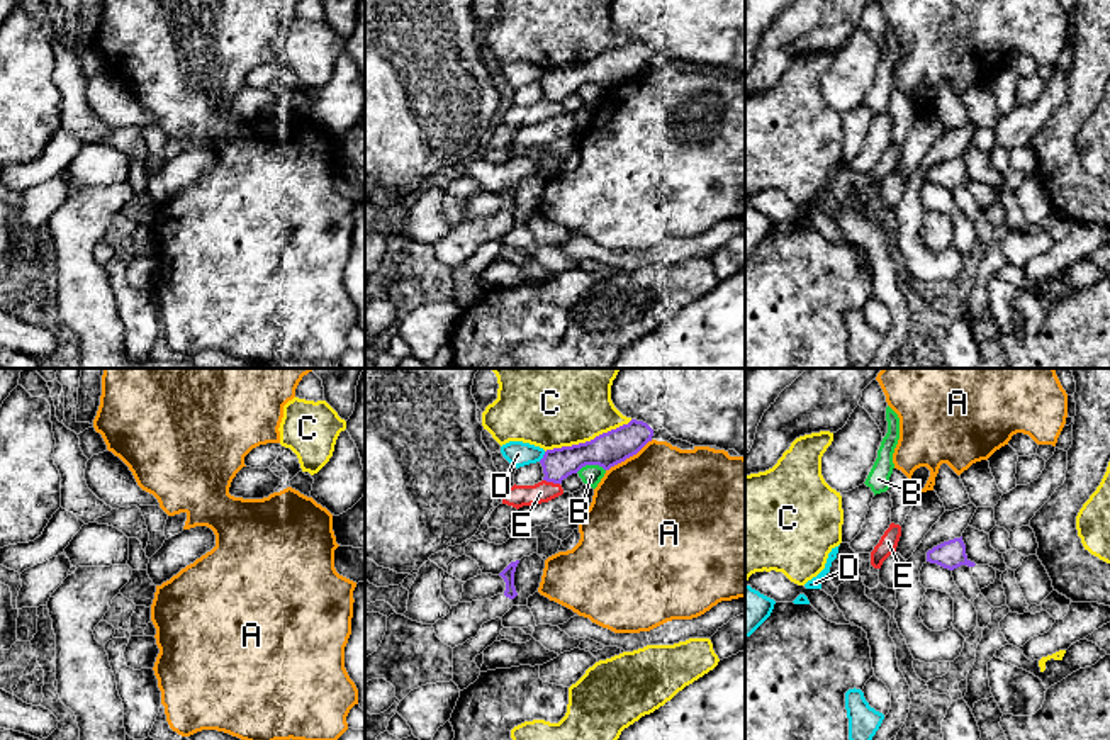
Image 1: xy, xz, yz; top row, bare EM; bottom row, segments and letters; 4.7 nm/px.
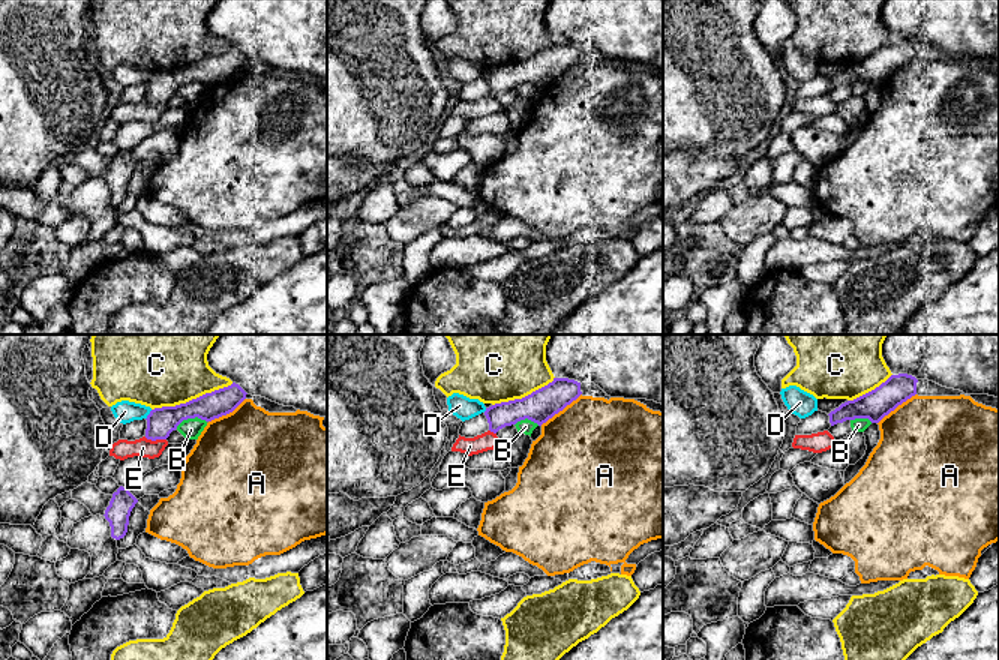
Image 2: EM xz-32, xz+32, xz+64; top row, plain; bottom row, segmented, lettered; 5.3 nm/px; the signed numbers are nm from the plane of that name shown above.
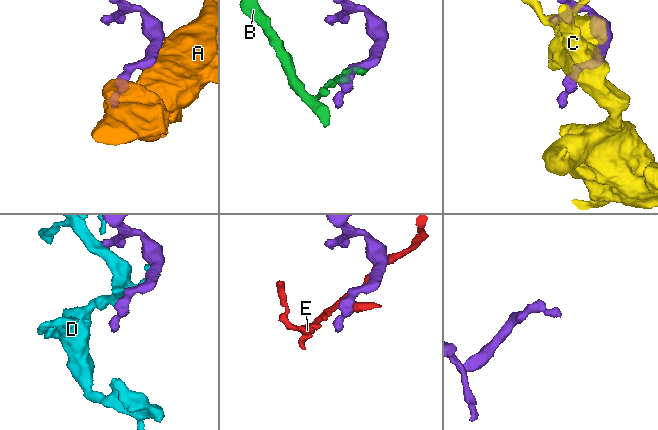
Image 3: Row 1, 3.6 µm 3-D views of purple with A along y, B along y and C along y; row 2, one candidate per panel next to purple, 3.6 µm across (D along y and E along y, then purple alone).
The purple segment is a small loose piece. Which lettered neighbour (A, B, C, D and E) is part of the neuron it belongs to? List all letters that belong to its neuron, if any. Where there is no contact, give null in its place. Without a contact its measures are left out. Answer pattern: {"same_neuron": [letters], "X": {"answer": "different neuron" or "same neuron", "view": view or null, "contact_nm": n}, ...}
{"same_neuron": [], "A": {"answer": "different neuron", "view": "xz", "contact_nm": 260}, "B": {"answer": "different neuron", "view": "xz", "contact_nm": 140}, "C": {"answer": "different neuron", "view": "xz", "contact_nm": 440}, "D": {"answer": "different neuron", "view": "xz", "contact_nm": 60}, "E": {"answer": "different neuron", "view": "xz", "contact_nm": 80}}

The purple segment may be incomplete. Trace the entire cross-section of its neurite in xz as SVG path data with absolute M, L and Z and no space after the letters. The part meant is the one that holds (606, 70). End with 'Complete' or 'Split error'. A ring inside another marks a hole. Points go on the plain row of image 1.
M631 39L616 49L603 53L591 61L547 70L540 80L543 87L543 100L562 104L572 93L586 85L599 85L604 90L636 75L648 61L653 49L643 42Z. Complete

